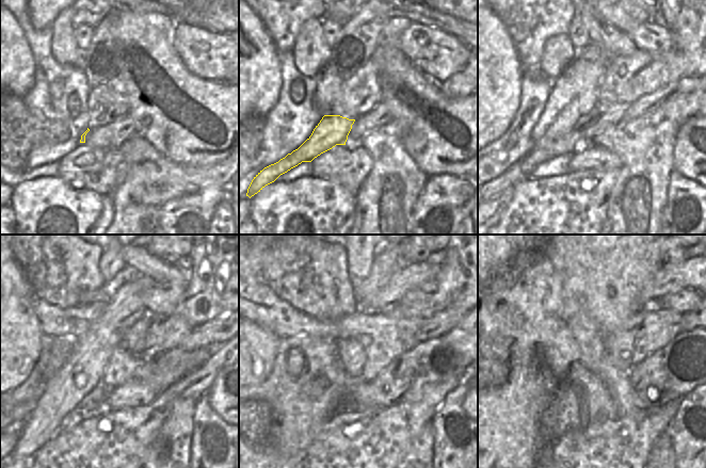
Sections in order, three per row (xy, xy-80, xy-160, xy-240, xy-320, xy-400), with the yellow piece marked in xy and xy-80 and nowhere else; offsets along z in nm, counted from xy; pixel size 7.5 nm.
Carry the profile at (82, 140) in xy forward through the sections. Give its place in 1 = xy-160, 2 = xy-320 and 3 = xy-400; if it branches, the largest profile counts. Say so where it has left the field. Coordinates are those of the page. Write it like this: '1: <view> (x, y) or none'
1: xy-160 (604, 115)
2: xy-320 (440, 322)
3: xy-400 (694, 319)

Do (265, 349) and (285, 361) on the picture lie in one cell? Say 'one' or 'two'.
two

